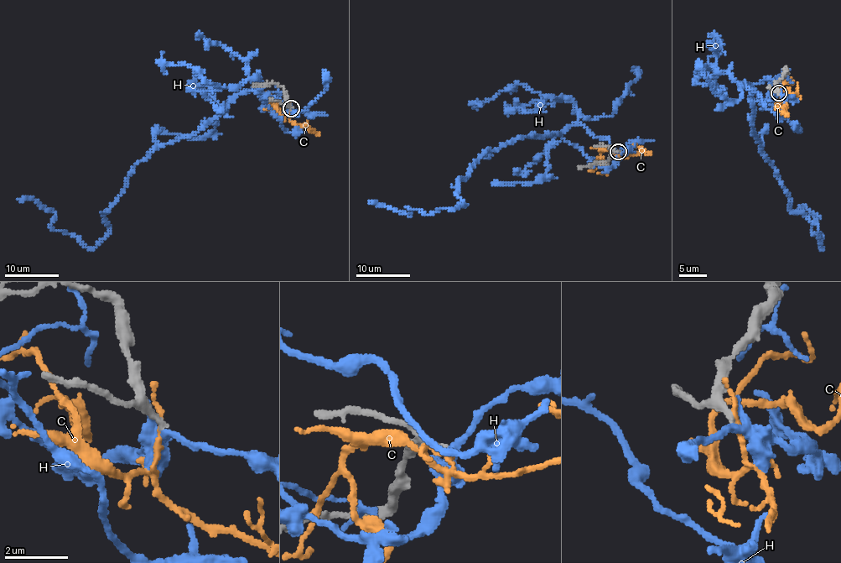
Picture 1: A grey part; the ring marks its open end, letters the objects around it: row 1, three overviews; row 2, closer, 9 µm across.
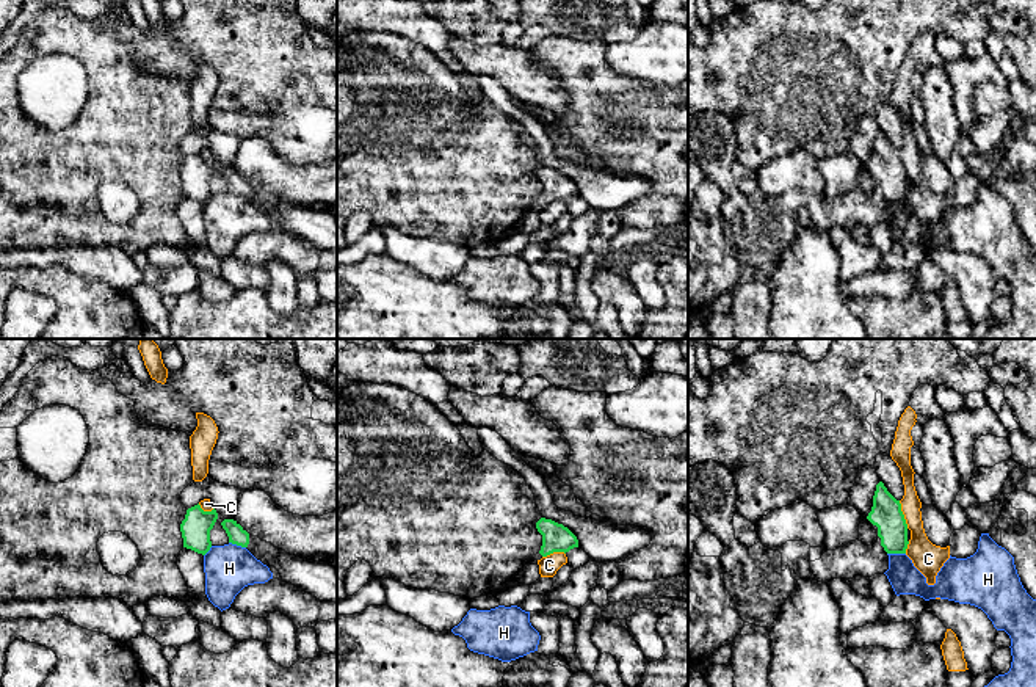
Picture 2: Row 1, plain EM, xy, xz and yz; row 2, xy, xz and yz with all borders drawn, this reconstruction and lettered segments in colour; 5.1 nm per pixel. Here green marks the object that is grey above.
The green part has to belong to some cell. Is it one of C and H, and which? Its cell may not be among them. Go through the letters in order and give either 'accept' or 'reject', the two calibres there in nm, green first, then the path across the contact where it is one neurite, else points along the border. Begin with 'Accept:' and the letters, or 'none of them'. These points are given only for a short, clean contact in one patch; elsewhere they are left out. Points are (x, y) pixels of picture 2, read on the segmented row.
Accept: none of them
C: reject; calibres 160 and 160 nm; border yz (898, 501), (908, 527)
H: reject; calibres 160 and 160 nm; border yz (887, 552), (905, 554)

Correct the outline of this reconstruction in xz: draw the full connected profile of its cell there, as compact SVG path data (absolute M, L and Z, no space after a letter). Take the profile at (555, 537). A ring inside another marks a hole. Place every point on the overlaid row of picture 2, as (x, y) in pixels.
M541 518L536 522L536 529L542 535L542 546L539 551L542 557L547 557L553 552L566 554L571 549L578 547L577 536L563 524Z

